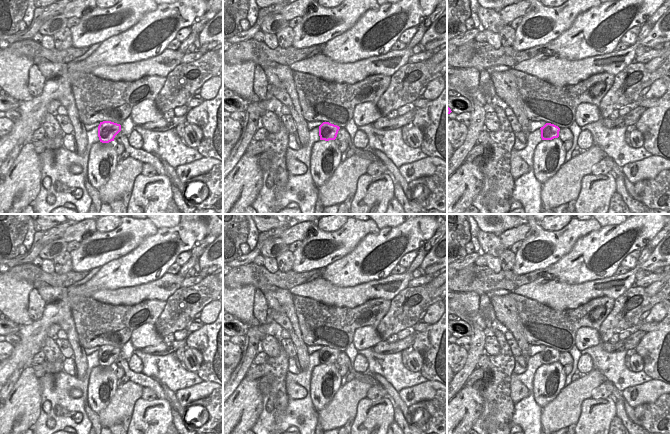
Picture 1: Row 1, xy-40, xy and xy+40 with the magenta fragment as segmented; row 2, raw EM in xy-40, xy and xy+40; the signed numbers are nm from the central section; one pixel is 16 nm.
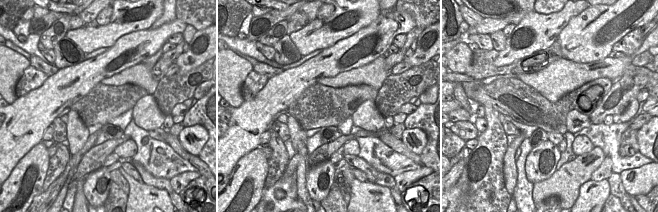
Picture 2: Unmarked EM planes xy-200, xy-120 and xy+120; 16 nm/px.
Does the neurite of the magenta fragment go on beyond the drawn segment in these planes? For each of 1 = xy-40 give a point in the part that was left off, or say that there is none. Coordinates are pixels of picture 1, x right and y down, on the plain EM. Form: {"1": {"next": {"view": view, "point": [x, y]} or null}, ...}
{"1": {"next": null}}

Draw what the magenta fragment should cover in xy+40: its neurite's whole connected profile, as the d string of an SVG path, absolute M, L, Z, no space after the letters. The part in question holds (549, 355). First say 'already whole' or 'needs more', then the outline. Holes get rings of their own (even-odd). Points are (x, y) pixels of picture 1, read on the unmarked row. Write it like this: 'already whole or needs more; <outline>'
already whole; M546 347L540 354L542 364L552 364L559 361L560 352L554 348Z

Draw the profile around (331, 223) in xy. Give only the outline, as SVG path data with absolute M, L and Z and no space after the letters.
M331 214L318 219L317 227L325 232L339 230L347 221L348 217L344 214Z

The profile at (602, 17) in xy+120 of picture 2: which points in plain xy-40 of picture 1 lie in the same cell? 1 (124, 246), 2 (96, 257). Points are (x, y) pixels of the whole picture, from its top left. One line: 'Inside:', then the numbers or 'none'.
Inside: none

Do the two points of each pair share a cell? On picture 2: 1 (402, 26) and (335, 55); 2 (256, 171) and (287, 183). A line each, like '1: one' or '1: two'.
1: one
2: two

